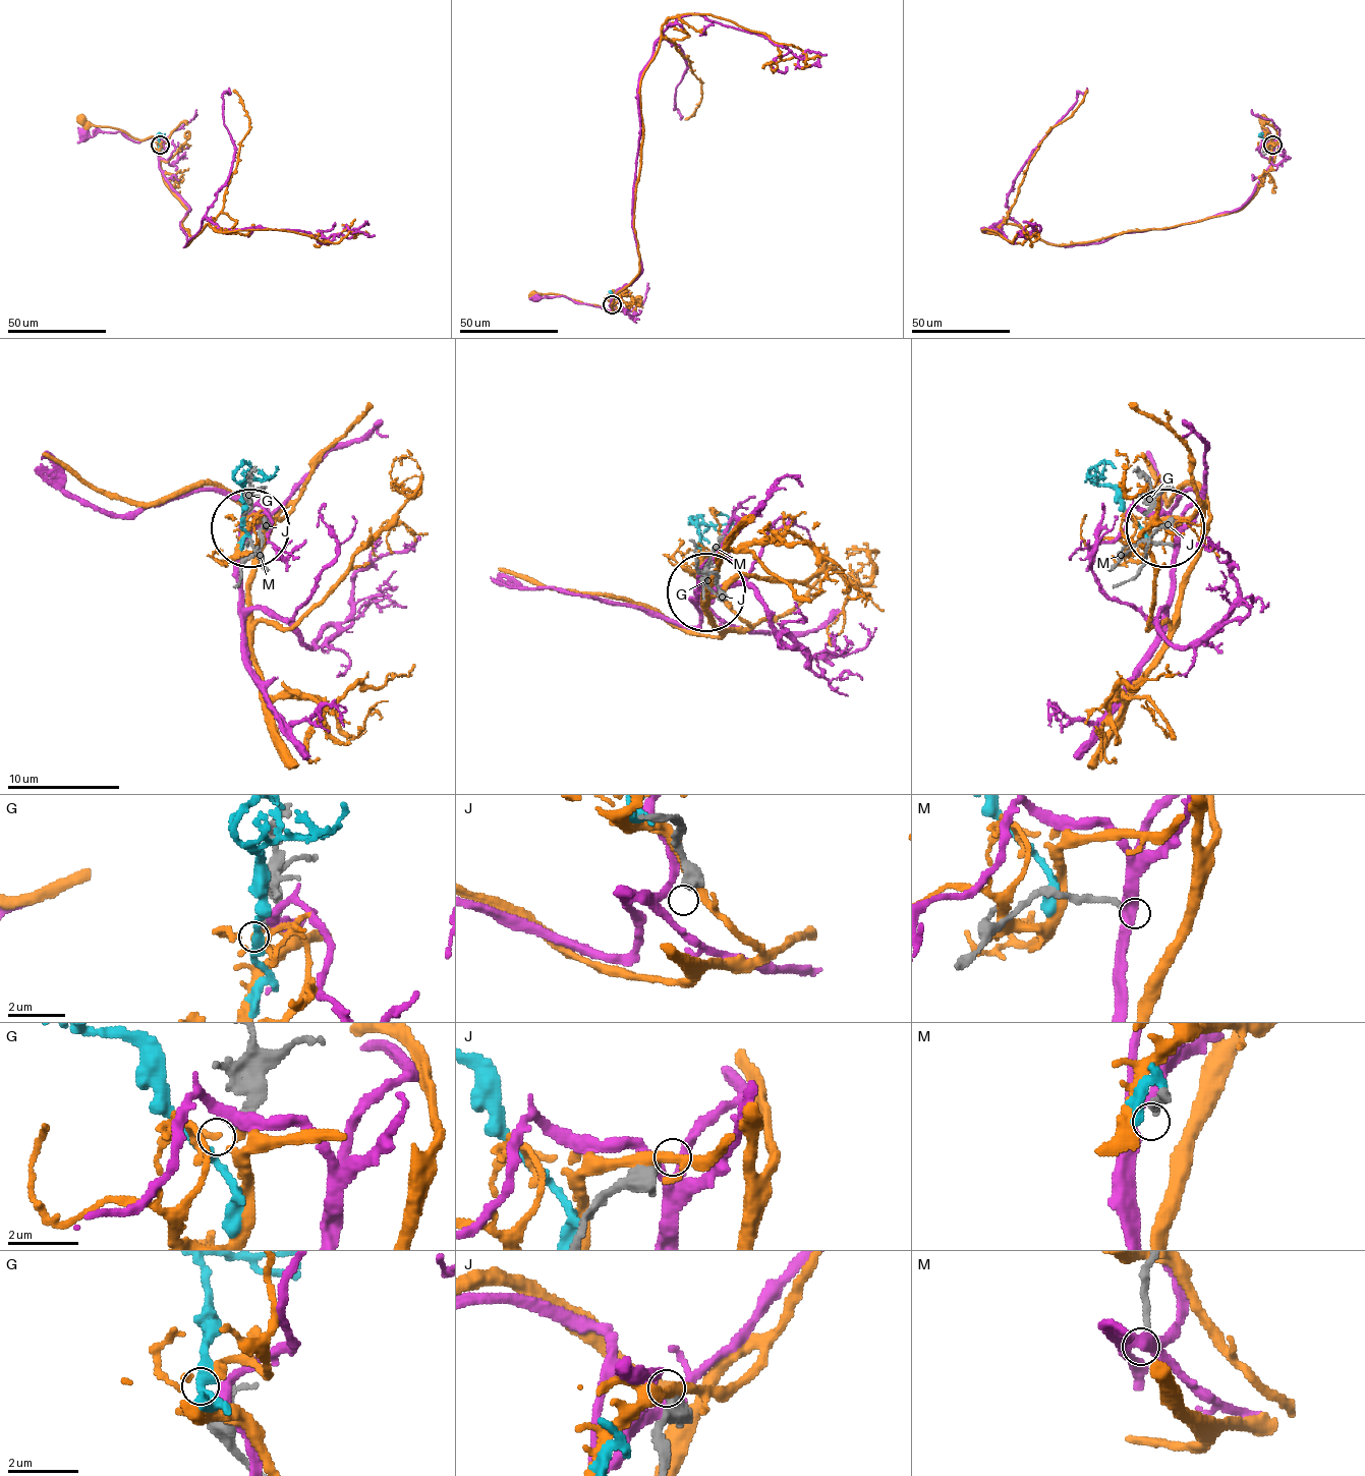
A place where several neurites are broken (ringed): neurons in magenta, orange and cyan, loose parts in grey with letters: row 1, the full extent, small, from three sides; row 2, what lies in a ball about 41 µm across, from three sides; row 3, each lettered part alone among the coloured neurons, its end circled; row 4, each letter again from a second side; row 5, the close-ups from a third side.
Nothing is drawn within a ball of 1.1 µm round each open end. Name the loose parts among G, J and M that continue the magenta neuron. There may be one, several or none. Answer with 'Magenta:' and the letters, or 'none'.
Magenta: none

